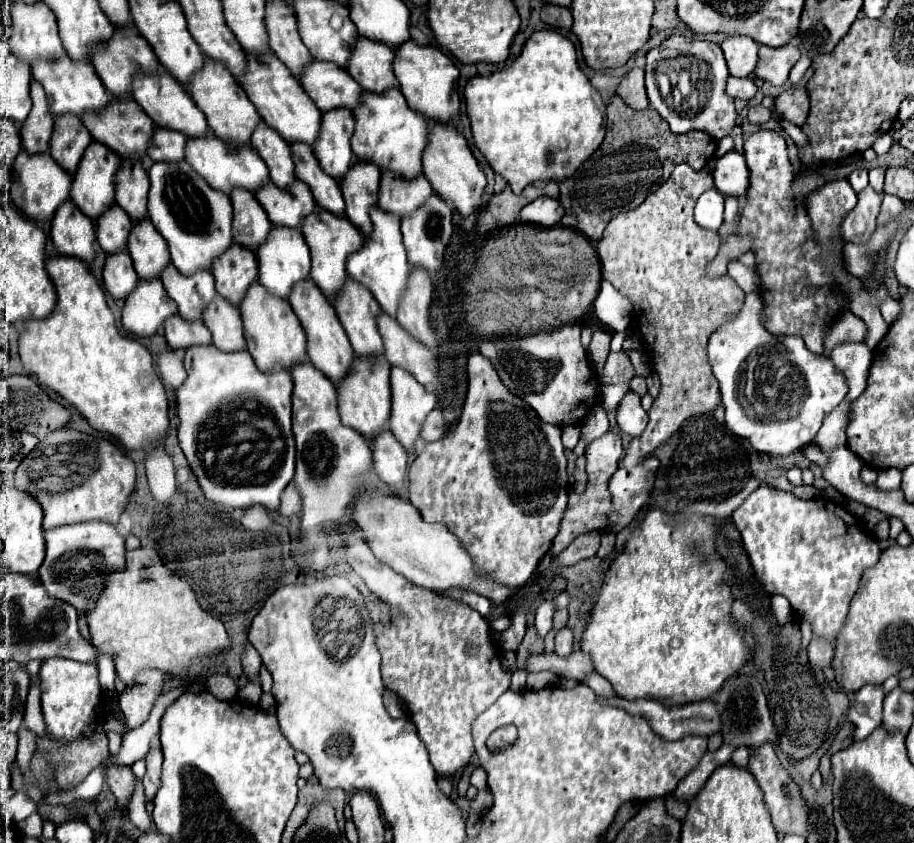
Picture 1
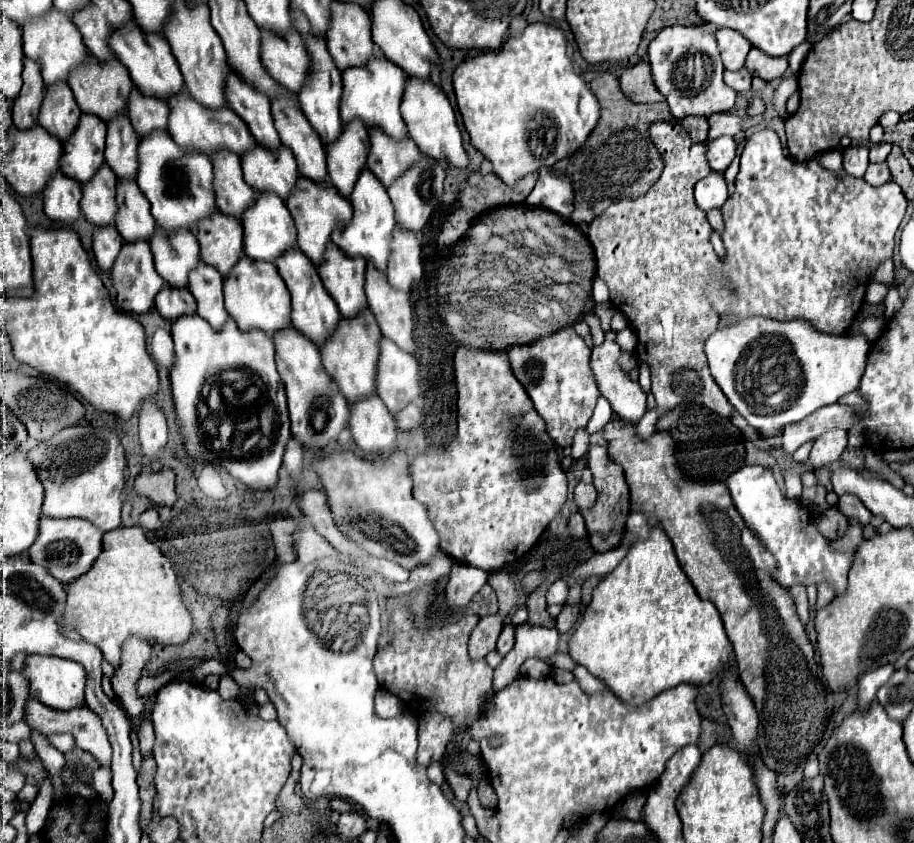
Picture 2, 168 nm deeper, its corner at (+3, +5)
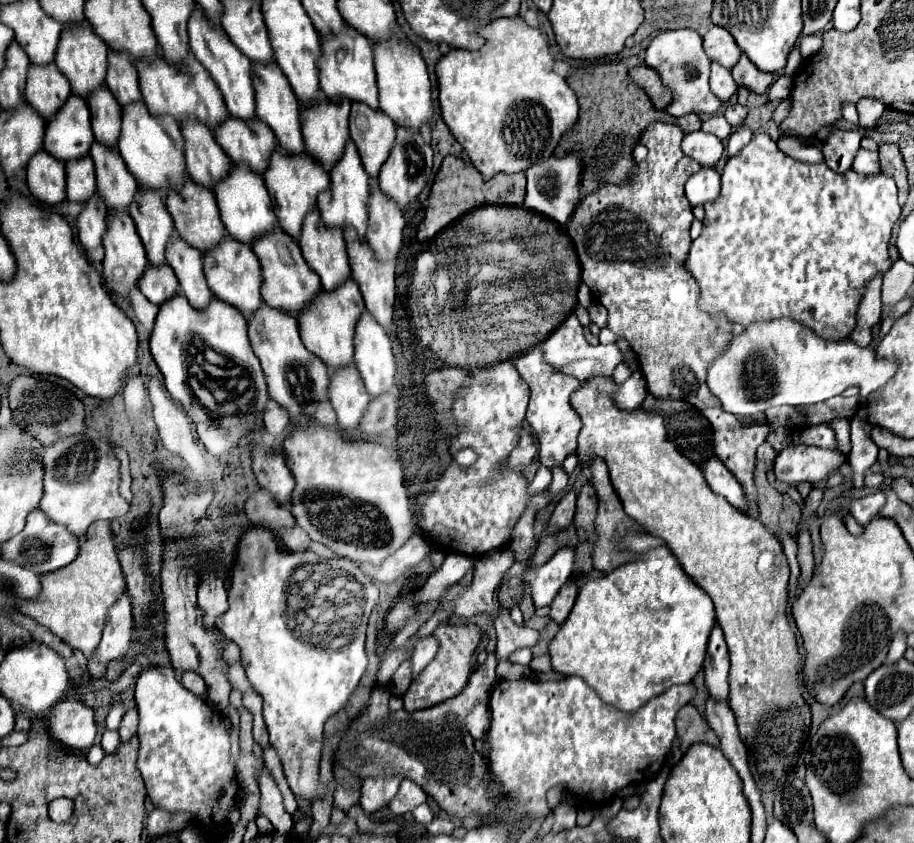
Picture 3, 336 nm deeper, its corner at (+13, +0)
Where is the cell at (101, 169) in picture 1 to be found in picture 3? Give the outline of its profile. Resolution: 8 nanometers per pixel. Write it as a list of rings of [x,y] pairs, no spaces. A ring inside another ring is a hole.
[[[80,97],[68,99],[68,105],[56,113],[56,121],[46,125],[44,151],[62,163],[82,159],[92,147],[90,109]]]

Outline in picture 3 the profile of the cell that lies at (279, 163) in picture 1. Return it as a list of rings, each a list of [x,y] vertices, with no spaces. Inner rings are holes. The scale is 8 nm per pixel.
[[[196,7],[196,17],[192,17],[192,25],[188,25],[190,37],[192,37],[192,53],[194,57],[204,65],[204,69],[210,73],[212,81],[218,85],[224,103],[228,107],[228,113],[236,119],[242,121],[254,121],[256,119],[256,101],[254,101],[254,85],[252,85],[252,65],[248,61],[248,57],[244,57],[240,53],[240,49],[236,49],[236,45],[232,45],[232,41],[228,41],[226,33],[224,37],[220,37],[220,33],[212,33],[212,29],[208,29],[208,25],[204,25],[204,13],[200,13],[200,7]]]

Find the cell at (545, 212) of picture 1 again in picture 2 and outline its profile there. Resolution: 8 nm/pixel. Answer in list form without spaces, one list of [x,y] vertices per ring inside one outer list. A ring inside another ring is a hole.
[[[540,168],[540,178],[526,198],[526,204],[546,208],[568,218],[574,208],[574,190],[570,188],[570,180],[566,180],[566,176],[558,176],[552,168]]]

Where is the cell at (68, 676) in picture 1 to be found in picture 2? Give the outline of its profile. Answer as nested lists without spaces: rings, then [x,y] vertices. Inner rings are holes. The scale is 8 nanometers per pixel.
[[[26,656],[22,674],[30,682],[30,696],[54,710],[72,710],[84,706],[84,684],[86,672],[78,662],[70,662],[56,656]]]

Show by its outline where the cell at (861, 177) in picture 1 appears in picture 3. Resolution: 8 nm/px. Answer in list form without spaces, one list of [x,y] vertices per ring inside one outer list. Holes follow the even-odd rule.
[[[836,129],[832,131],[832,135],[826,139],[826,143],[822,145],[822,153],[824,153],[824,163],[830,165],[836,173],[846,173],[852,169],[854,157],[860,149],[860,139],[862,139],[862,129],[852,129],[852,131],[842,131]]]

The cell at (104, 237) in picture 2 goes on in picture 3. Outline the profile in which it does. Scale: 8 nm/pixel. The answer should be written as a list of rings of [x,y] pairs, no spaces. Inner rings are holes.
[[[92,197],[92,205],[84,205],[78,217],[78,241],[86,251],[98,249],[106,233],[108,211],[100,205],[100,197]]]

